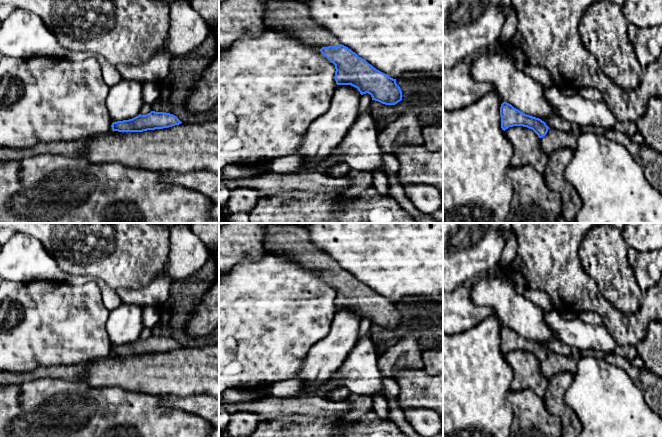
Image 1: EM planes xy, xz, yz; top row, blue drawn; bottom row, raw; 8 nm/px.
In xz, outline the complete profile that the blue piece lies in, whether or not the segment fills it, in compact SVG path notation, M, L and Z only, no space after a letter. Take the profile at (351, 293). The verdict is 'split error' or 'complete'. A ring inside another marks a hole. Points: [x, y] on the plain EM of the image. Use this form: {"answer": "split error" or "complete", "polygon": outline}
{"answer": "split error", "polygon": "M260 223L265 230L265 246L298 262L306 269L320 270L320 276L335 289L337 309L351 309L361 319L370 318L372 324L395 329L402 324L396 303L377 294L365 283L339 267L338 262L319 250L309 239L308 230L301 225Z"}

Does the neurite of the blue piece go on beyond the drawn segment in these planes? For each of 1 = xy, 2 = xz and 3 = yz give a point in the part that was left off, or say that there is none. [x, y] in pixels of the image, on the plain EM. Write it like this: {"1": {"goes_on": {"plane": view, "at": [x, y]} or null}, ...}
{"1": {"goes_on": null}, "2": {"goes_on": {"plane": "xz", "at": [293, 241]}}, "3": {"goes_on": null}}

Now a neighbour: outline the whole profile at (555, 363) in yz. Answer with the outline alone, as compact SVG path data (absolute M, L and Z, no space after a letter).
M549 351L545 360L540 362L542 374L549 380L557 373L569 372L574 374L577 369L578 358L565 356L553 351Z

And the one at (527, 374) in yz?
M513 350L505 354L505 359L513 370L510 390L530 389L544 398L548 379L542 374L540 362L527 351Z

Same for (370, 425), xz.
M373 410L340 433L333 430L337 423L337 417L308 415L293 417L292 421L259 421L250 437L408 437L393 421L380 419Z

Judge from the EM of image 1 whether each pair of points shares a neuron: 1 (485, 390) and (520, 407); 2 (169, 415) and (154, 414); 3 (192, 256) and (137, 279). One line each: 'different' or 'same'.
1: different
2: same
3: different

